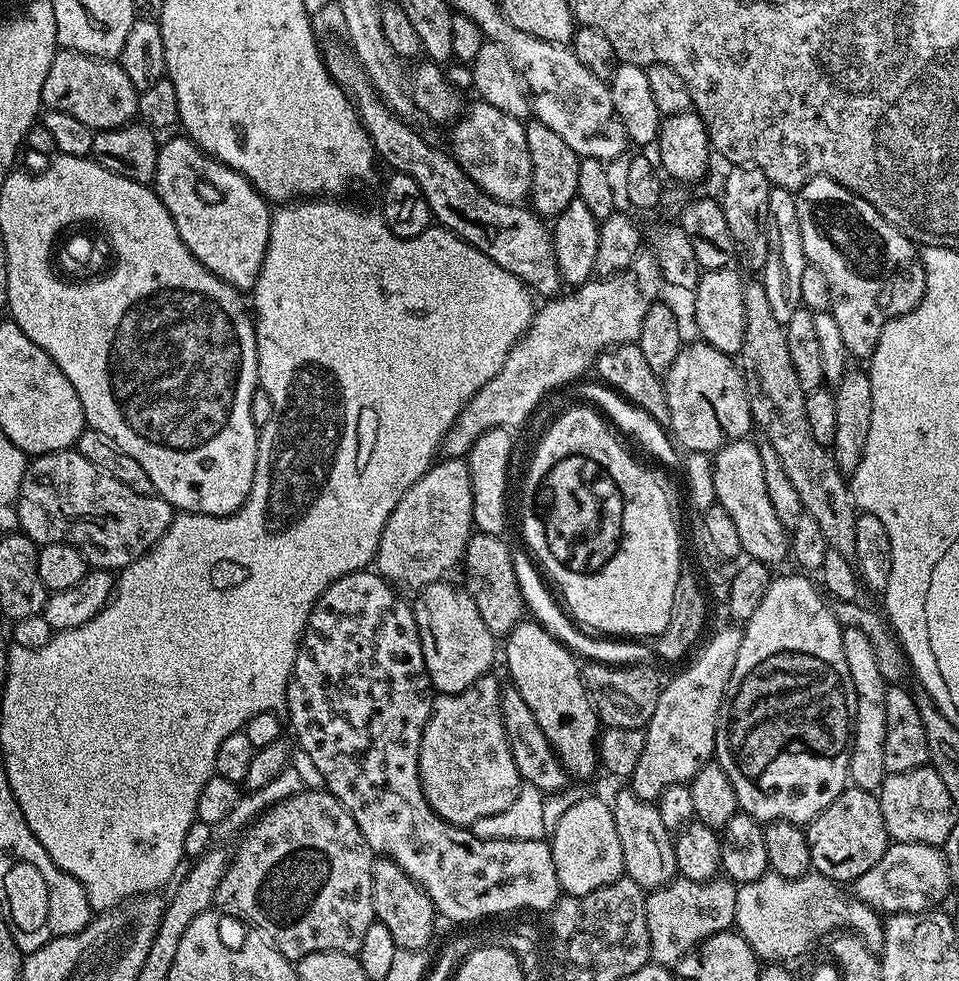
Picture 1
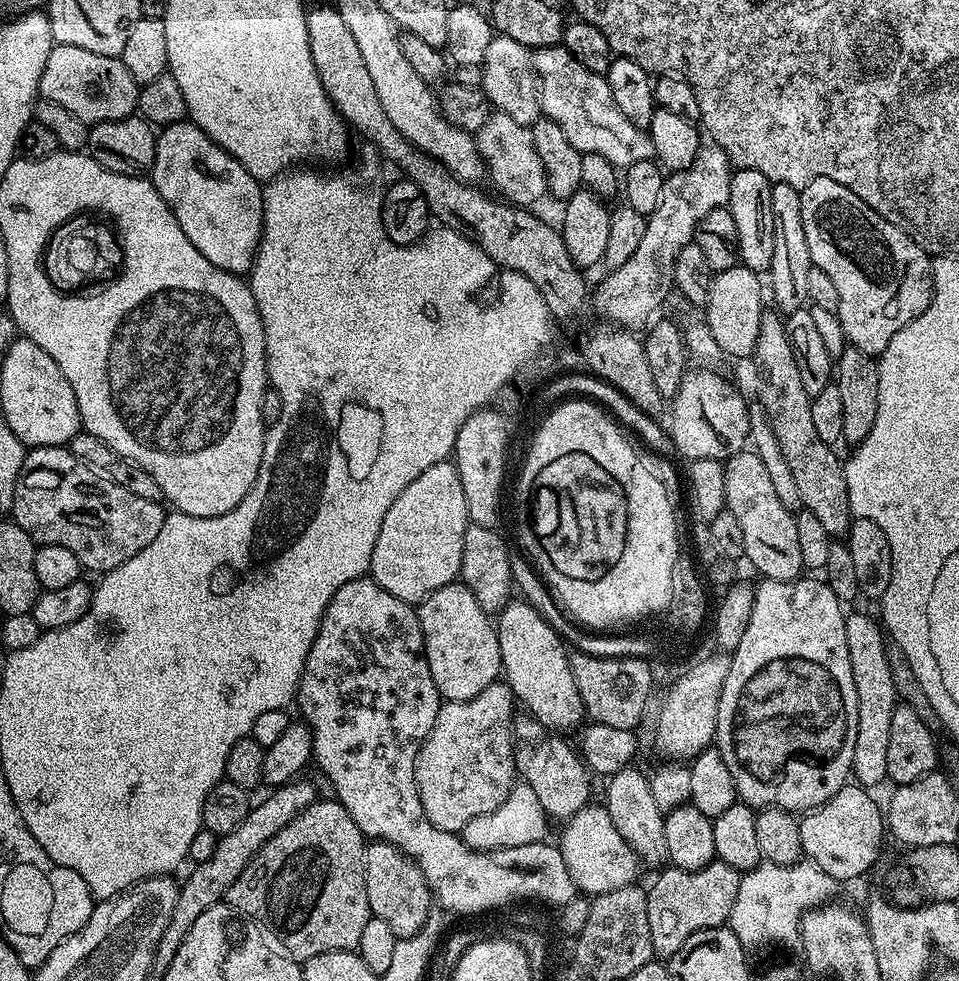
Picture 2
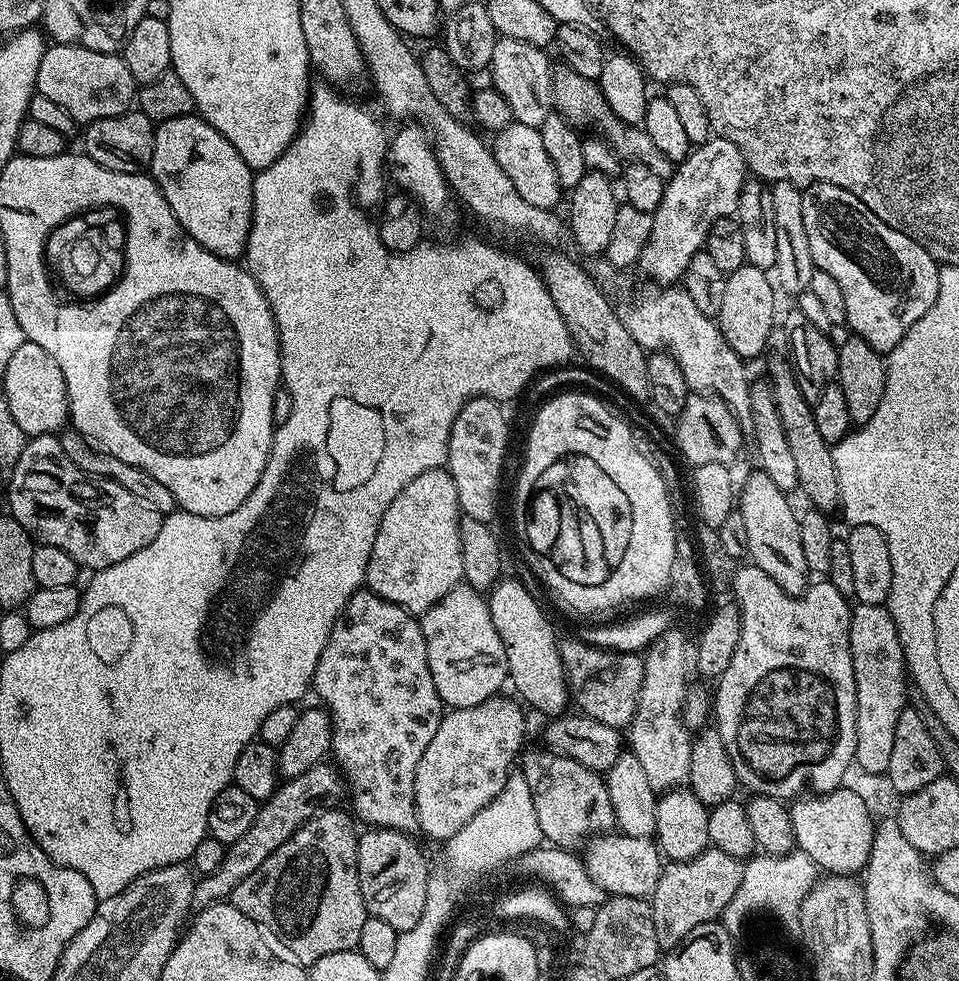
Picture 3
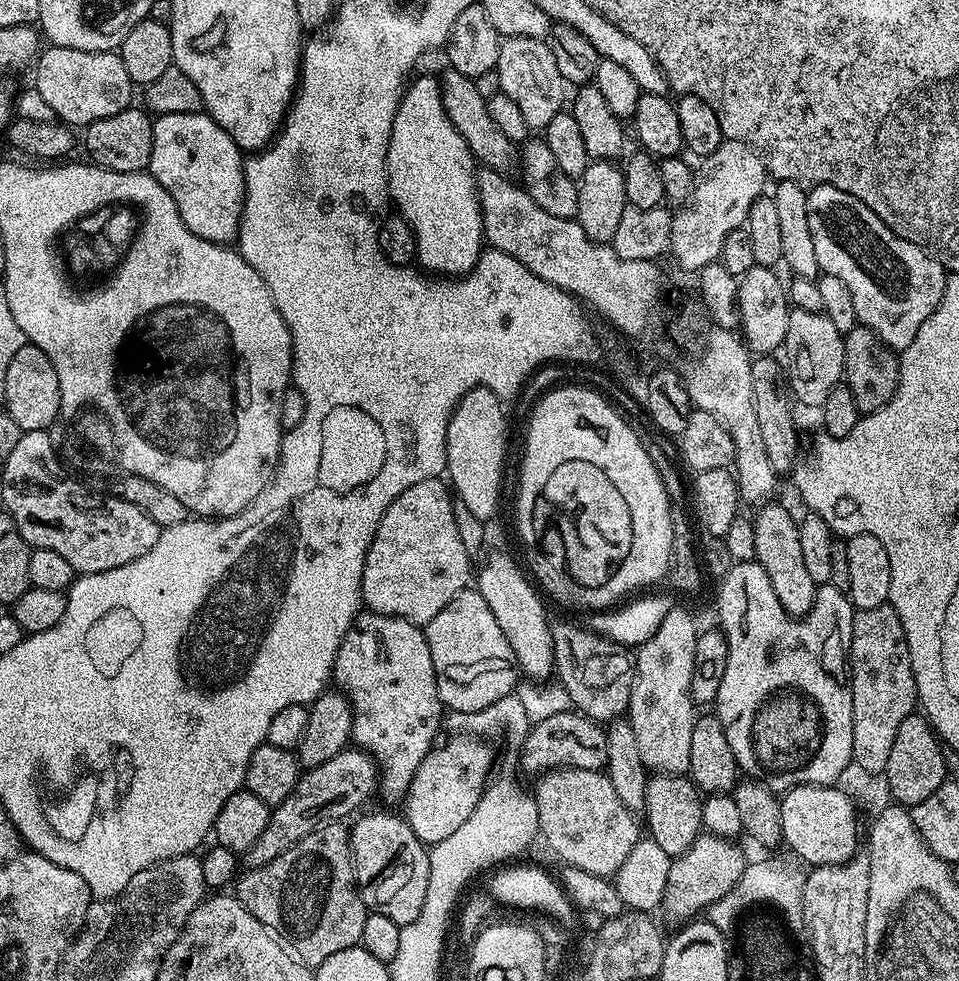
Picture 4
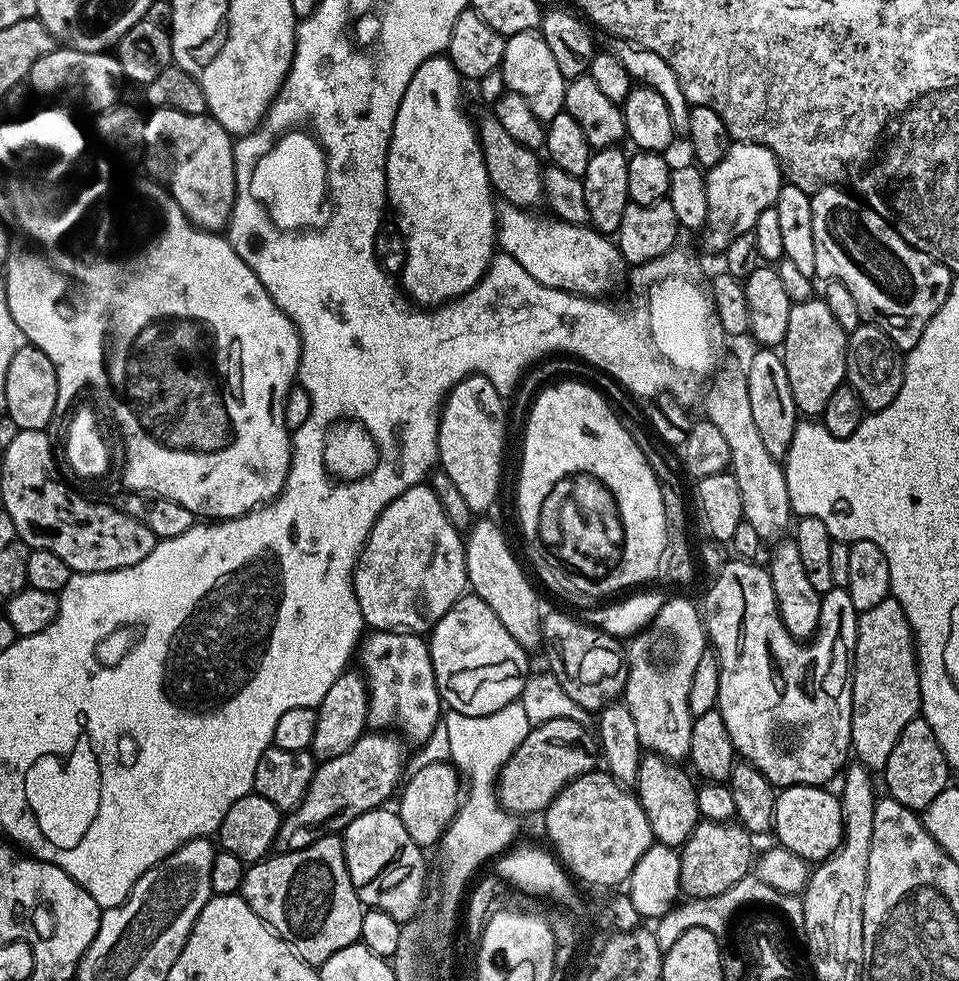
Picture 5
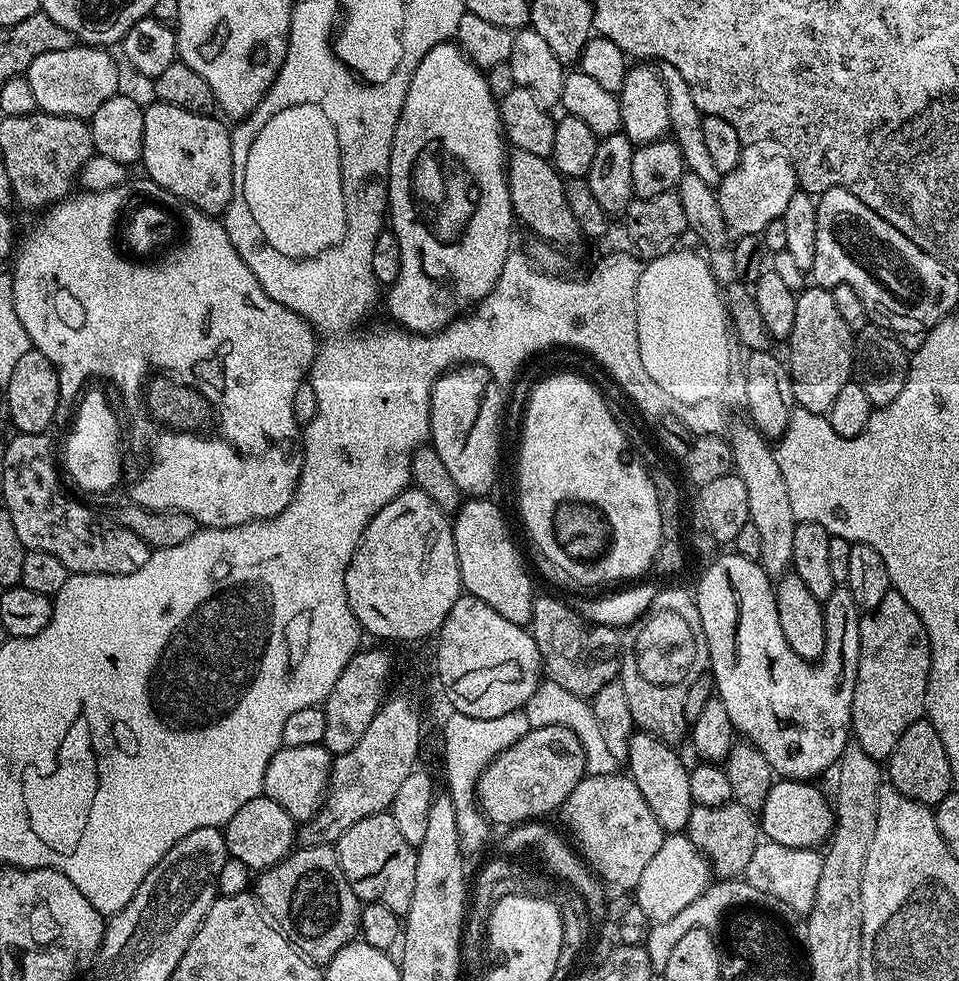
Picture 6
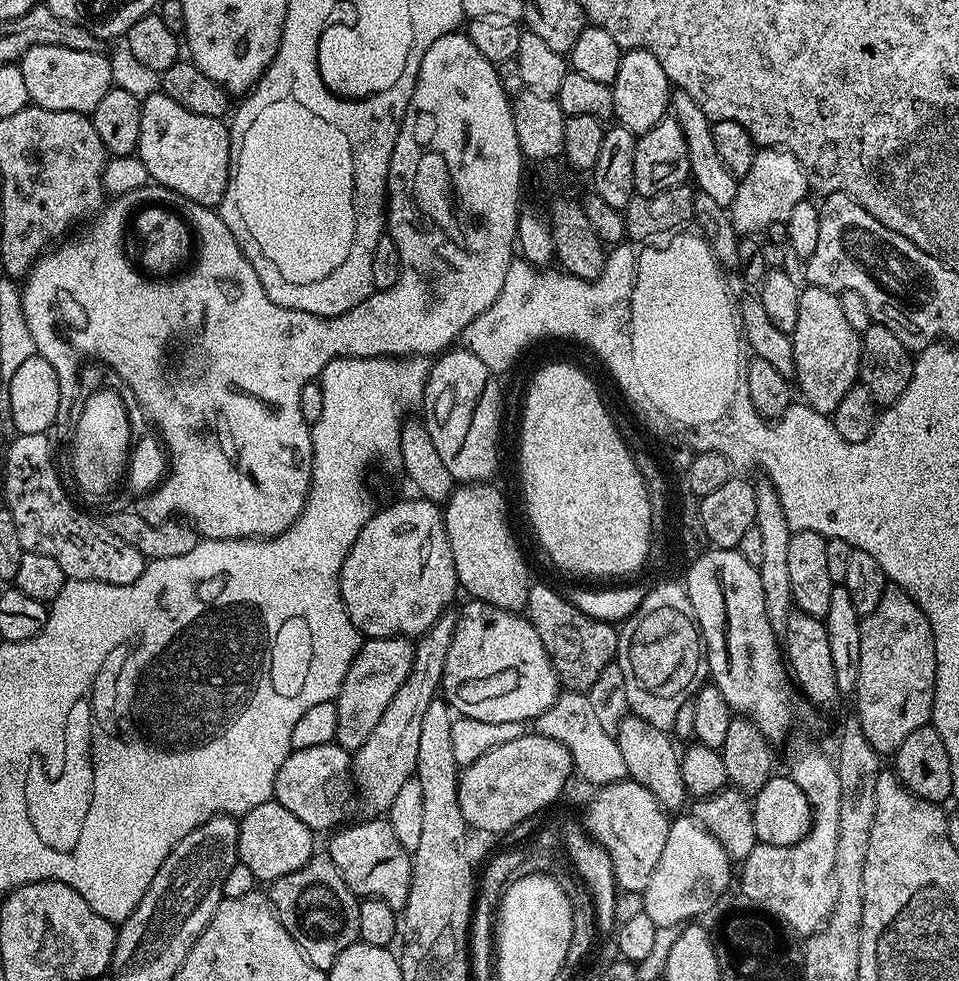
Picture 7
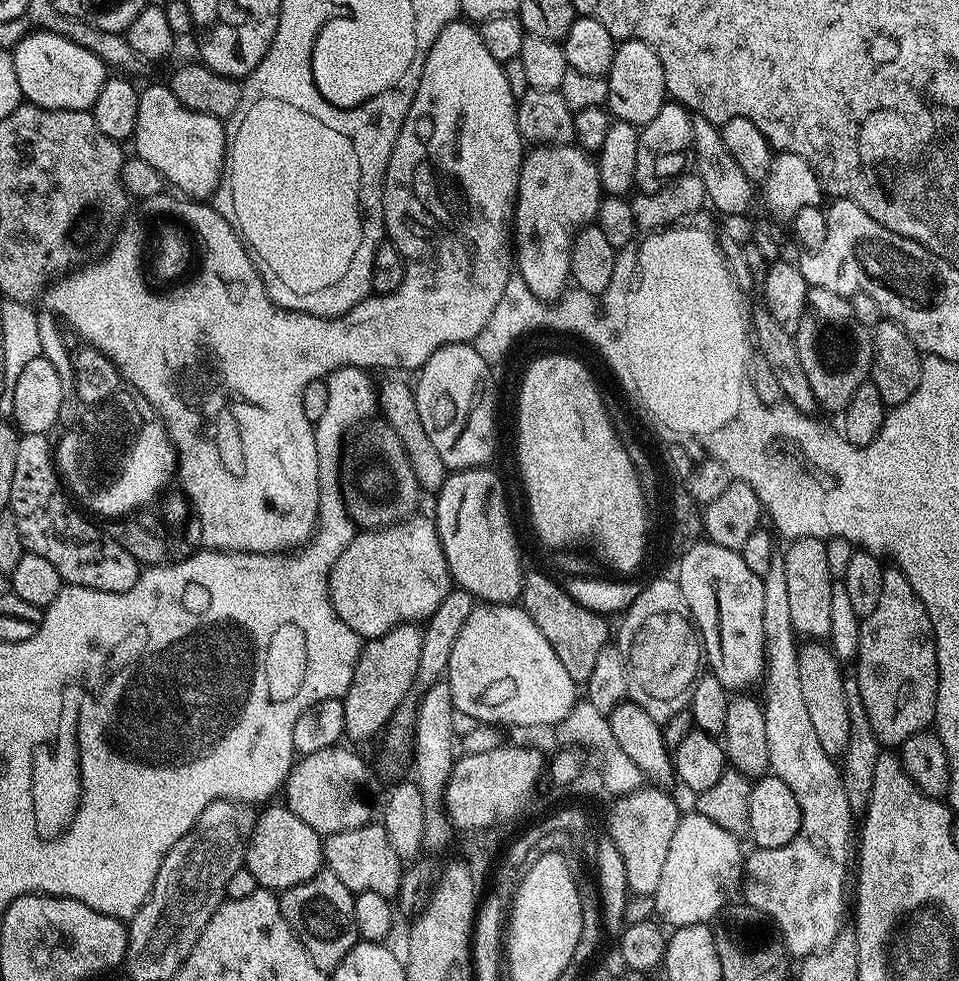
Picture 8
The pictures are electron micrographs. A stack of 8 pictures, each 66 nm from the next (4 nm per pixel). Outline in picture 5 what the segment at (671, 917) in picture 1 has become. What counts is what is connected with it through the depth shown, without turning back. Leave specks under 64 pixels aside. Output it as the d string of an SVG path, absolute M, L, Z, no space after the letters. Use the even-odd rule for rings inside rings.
M701 819L690 838L679 849L678 883L685 897L713 896L730 890L734 882L749 875L754 864L753 837L736 822Z

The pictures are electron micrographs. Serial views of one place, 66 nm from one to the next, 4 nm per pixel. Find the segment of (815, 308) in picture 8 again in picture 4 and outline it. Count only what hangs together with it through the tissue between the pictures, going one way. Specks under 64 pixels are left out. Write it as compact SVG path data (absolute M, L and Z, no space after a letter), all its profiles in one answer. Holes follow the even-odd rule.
M792 308L788 314L782 356L786 361L786 384L795 403L818 410L826 402L830 390L841 383L844 374L844 333L839 332L823 312Z

